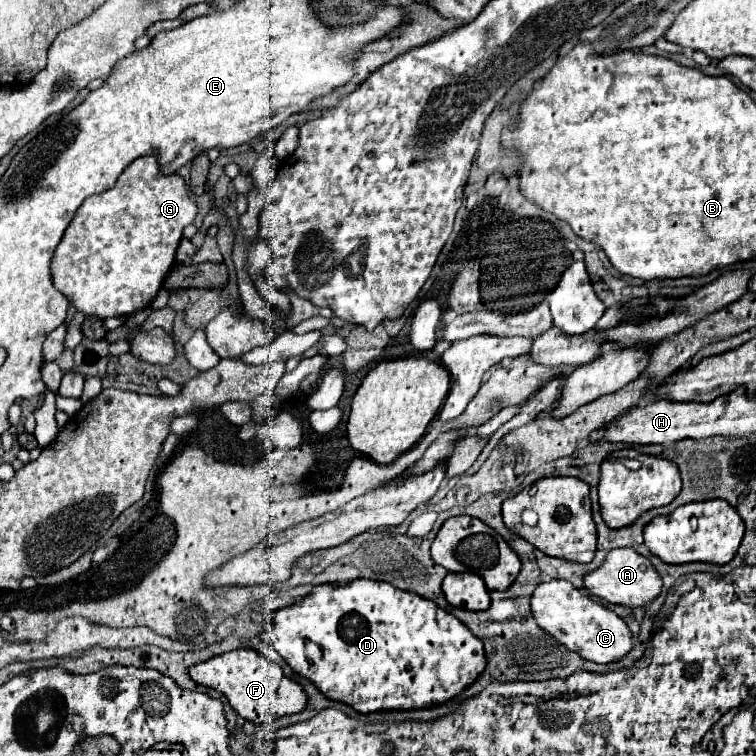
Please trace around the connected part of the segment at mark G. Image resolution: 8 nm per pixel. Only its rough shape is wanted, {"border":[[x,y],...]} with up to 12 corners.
{"border":[[140,156],[74,214],[52,284],[98,320],[150,306],[196,202]]}

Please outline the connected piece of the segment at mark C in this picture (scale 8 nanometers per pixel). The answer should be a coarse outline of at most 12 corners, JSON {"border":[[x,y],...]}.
{"border":[[566,580],[540,582],[536,624],[586,660],[632,648],[626,622]]}

